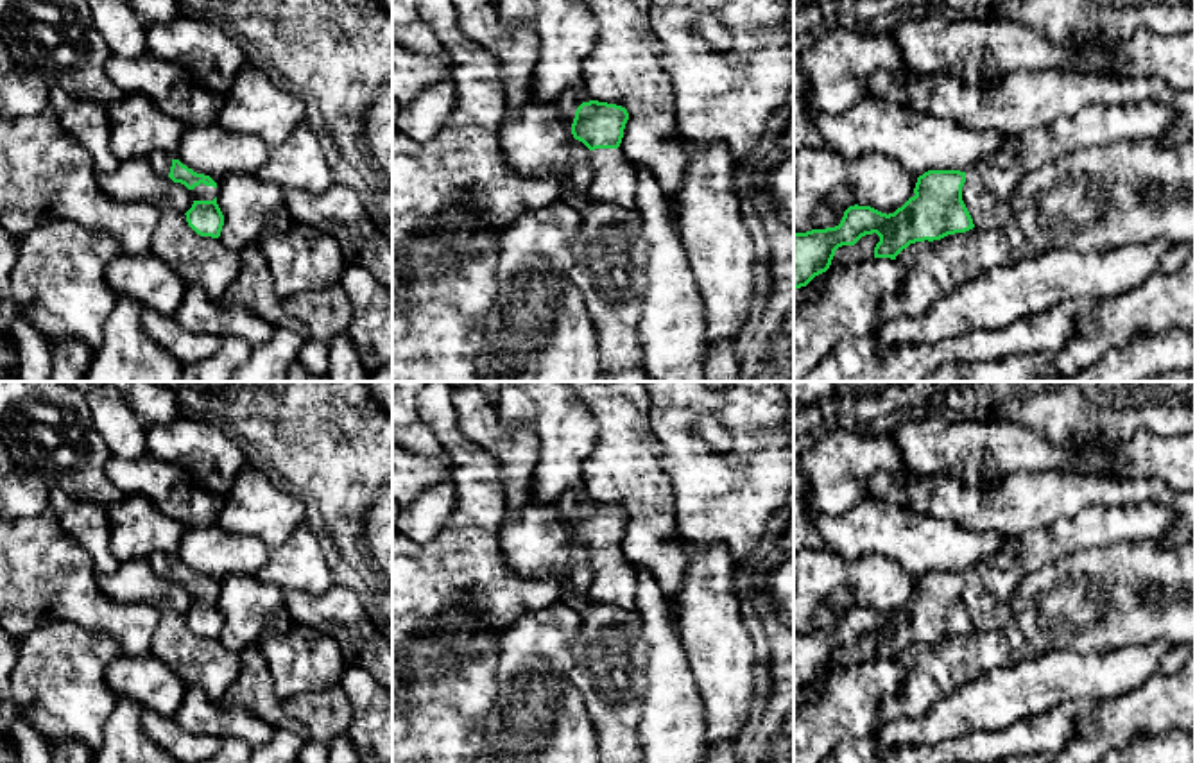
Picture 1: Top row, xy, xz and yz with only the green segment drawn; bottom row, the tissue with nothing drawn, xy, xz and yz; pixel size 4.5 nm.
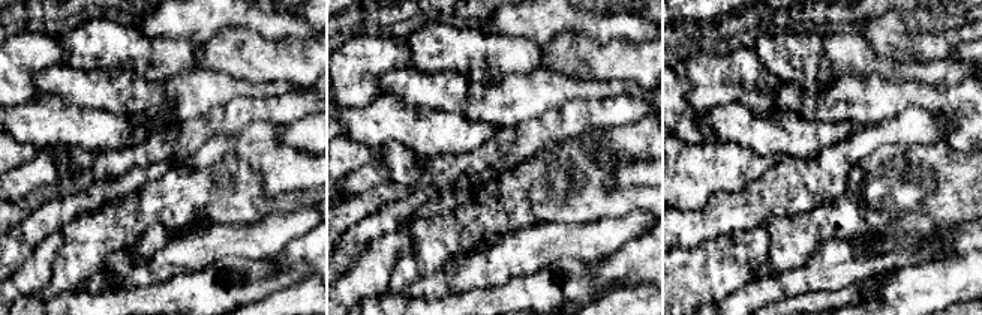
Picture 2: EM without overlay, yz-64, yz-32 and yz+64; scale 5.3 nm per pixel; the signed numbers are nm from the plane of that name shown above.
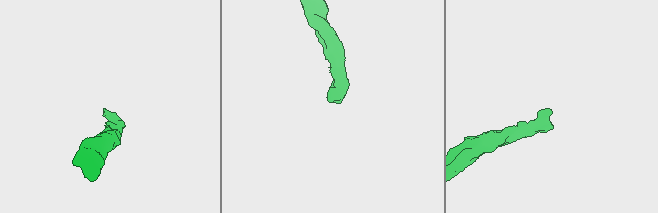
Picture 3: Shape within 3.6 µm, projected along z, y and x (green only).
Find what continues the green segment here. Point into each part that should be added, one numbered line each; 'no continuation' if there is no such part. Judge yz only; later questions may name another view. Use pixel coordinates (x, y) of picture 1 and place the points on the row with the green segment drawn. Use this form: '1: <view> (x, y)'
1: yz (989, 183)

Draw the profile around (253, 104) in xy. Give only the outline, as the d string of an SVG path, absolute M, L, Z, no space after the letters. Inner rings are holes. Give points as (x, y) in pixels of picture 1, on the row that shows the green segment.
M245 63L224 95L217 124L254 134L274 149L305 122L305 111L301 97L281 90L262 68Z

